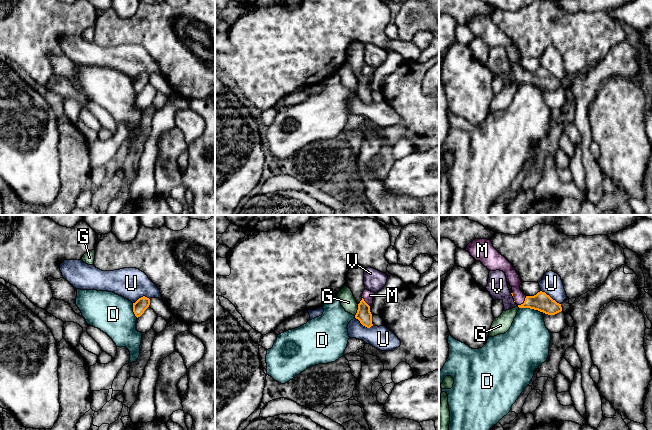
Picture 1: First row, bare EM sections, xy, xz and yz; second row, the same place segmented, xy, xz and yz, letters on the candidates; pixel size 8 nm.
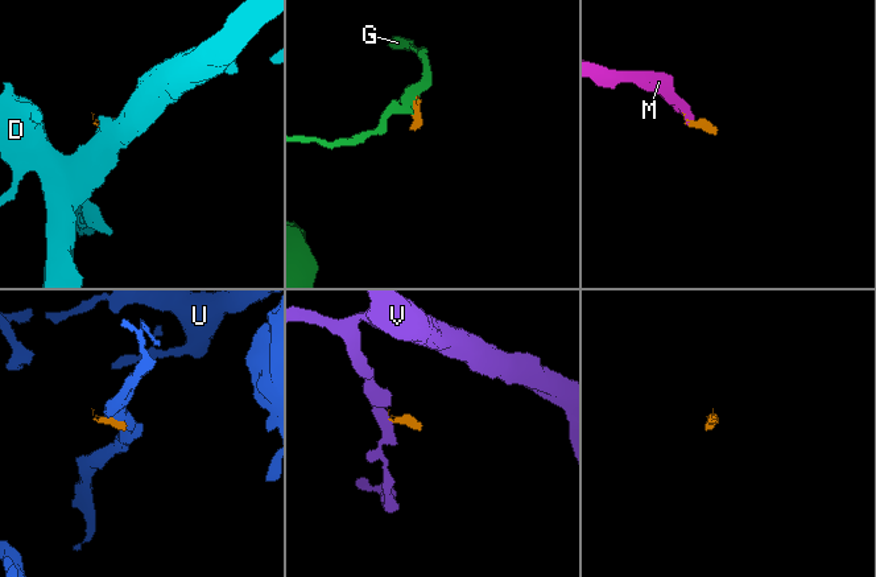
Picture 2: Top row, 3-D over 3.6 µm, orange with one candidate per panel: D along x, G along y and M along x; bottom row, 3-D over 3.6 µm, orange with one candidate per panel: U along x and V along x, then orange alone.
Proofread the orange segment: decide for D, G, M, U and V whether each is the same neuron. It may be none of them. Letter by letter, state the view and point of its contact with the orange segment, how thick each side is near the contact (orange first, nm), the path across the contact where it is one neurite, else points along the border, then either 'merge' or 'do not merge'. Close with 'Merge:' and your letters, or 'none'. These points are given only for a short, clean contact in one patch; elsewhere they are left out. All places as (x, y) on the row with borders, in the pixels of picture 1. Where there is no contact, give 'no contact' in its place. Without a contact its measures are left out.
D: meets orange in yz at (528, 307); 150 nm thick on the orange side, 340 nm on the other; border along yz (519, 307), (529, 307), (536, 310); do not merge
G: meets orange in xz at (357, 310); 120 nm thick on the orange side, 120 nm on the other; border along xz (358, 304), (358, 309), (354, 315); do not merge
M: meets orange in yz at (524, 302); 150 nm thick on the orange side, 100 nm on the other; runs through yz (542, 302), (524, 302), (516, 292), (512, 276); merge
U: meets orange in xz at (364, 325); 120 nm thick on the orange side, 180 nm on the other; border along xz (354, 317), (367, 327), (373, 325); do not merge
V: meets orange in yz at (512, 295); 20 nm thick on the orange side, 160 nm on the other; border along yz (510, 293), (512, 296); do not merge
Merge: M

